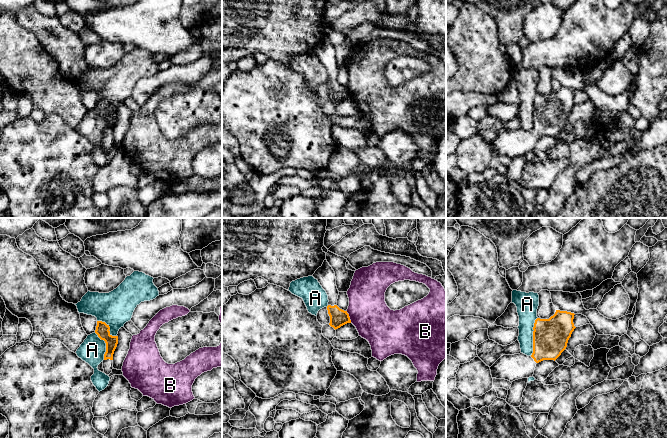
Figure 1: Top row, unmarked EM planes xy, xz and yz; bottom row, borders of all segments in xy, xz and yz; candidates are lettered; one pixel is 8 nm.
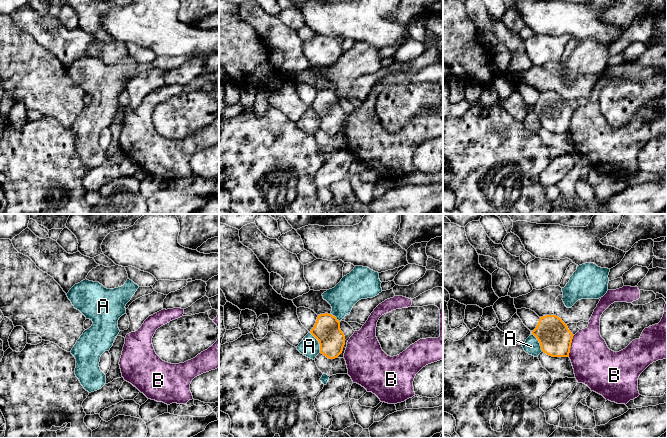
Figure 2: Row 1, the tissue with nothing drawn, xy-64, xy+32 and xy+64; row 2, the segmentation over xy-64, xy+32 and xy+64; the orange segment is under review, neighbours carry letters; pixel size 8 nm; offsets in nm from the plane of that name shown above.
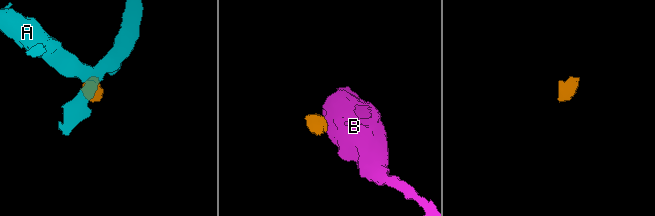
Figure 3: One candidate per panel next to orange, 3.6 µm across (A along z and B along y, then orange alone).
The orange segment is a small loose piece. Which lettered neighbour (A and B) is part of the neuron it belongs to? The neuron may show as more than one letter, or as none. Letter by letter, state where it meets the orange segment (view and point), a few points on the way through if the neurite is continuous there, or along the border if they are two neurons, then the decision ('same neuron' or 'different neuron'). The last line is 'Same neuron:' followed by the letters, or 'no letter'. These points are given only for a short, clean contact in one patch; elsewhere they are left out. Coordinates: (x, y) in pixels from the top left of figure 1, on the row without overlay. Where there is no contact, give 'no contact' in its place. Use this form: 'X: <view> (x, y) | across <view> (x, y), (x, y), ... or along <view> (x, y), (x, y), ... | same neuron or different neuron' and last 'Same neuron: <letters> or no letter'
A: yz (533, 112) | along yz (537, 93), (533, 103), (533, 128), (530, 131) | different neuron
B: xz (349, 93) | along xz (346, 87), (351, 98) | different neuron
Same neuron: no letter

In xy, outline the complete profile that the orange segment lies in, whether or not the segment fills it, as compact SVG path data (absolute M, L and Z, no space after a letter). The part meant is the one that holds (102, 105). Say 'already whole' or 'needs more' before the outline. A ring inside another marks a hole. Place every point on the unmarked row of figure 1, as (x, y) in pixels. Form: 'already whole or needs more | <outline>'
needs more | M97 97L95 109L106 119L106 128L103 136L103 145L106 151L109 151L112 148L113 130L118 120L118 112L112 112L109 106L109 101L105 98Z

